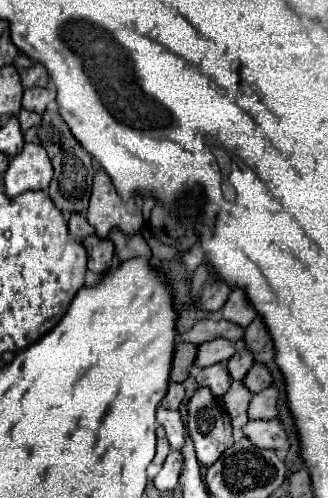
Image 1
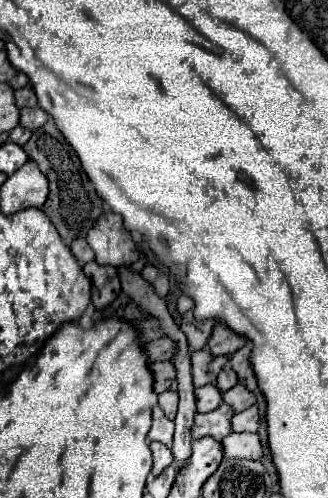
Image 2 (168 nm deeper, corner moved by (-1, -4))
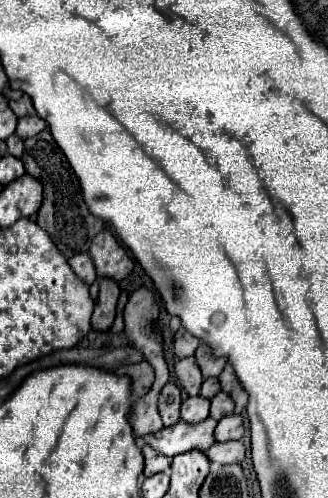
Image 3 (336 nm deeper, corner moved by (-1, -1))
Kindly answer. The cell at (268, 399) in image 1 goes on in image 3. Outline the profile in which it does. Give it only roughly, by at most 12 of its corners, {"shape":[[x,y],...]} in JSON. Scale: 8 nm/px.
{"shape":[[227,415],[215,429],[217,441],[241,439],[241,415]]}

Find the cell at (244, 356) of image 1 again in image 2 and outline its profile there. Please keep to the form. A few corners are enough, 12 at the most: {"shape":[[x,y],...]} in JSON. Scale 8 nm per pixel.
{"shape":[[229,364],[217,376],[217,388],[221,392],[237,384],[237,376]]}

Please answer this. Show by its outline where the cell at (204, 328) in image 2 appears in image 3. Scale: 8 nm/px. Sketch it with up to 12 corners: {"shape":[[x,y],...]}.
{"shape":[[177,329],[173,341],[175,357],[193,355],[199,339],[187,333]]}

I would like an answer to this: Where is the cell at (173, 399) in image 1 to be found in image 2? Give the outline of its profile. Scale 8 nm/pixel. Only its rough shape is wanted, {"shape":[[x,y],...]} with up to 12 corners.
{"shape":[[177,392],[159,394],[159,406],[169,420],[177,414]]}

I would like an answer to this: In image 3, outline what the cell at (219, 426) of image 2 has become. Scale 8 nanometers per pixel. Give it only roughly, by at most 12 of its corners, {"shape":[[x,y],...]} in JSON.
{"shape":[[179,421],[143,439],[161,455],[191,449],[215,443],[217,421],[199,425]]}

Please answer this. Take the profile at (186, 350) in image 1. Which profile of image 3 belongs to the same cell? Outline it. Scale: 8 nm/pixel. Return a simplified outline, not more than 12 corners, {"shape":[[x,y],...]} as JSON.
{"shape":[[147,361],[121,365],[133,379],[133,399],[147,395],[155,373]]}

